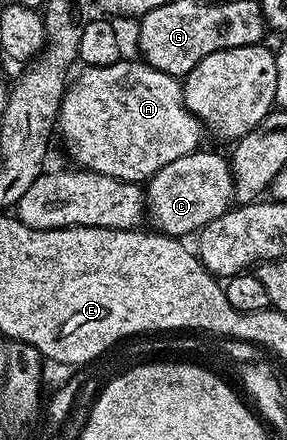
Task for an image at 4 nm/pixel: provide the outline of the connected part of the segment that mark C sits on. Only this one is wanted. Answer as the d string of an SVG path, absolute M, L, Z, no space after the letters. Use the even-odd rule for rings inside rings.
M194 151L157 169L157 173L146 180L145 194L146 214L156 232L176 237L194 236L205 225L209 225L209 221L217 221L217 217L231 210L235 199L231 164L215 151Z

